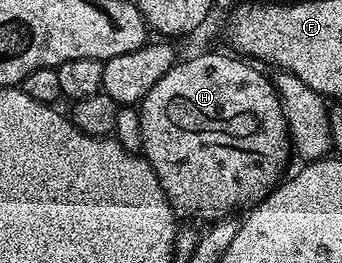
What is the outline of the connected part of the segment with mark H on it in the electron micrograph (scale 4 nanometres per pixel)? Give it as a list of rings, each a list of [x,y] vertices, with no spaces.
[[[203,52],[188,60],[180,59],[138,105],[142,155],[157,174],[176,217],[188,216],[191,222],[225,220],[238,208],[258,204],[280,183],[287,152],[289,156],[292,151],[287,119],[274,83],[268,77],[266,80],[254,63],[224,52]]]

